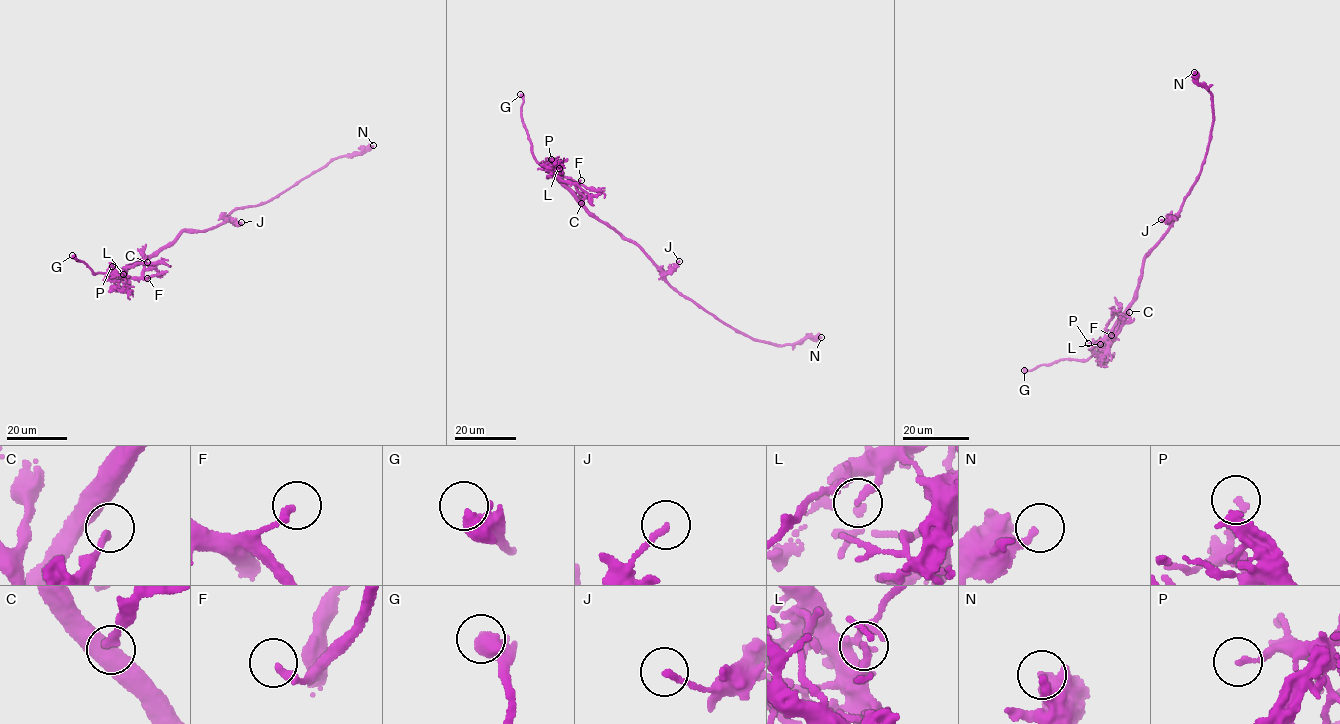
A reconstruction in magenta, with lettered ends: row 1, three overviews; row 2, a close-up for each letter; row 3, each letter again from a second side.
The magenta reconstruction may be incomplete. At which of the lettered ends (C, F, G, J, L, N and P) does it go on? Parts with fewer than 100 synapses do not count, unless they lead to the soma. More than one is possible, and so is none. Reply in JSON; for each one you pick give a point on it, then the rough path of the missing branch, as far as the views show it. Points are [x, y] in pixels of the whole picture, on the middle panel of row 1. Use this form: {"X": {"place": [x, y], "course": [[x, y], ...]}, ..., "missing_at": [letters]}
{"G": {"place": [520, 94], "course": [[520, 94], [532, 72], [544, 61]]}, "missing_at": ["G"]}

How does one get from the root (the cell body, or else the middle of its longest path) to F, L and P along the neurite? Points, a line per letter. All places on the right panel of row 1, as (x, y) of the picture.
F: (1158, 242), (1144, 259), (1138, 289), (1112, 333), (1114, 339), (1111, 335)
L: (1158, 242), (1144, 259), (1139, 286), (1132, 299), (1100, 344)
P: (1158, 242), (1144, 259), (1138, 289), (1111, 334), (1088, 343)

